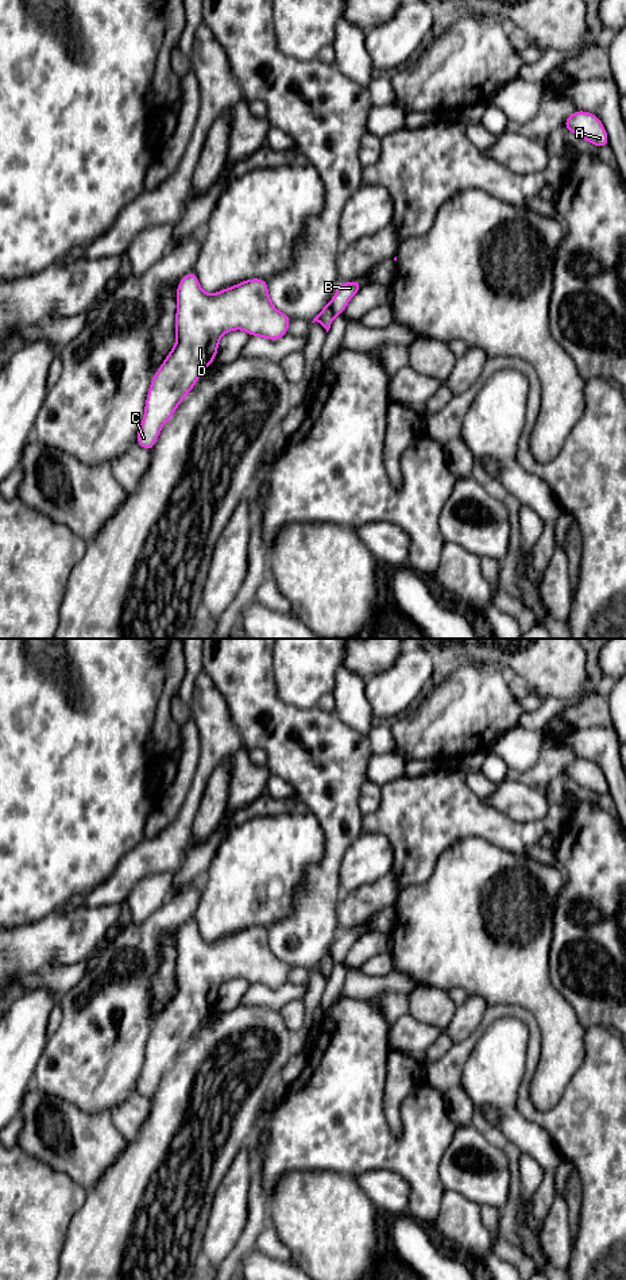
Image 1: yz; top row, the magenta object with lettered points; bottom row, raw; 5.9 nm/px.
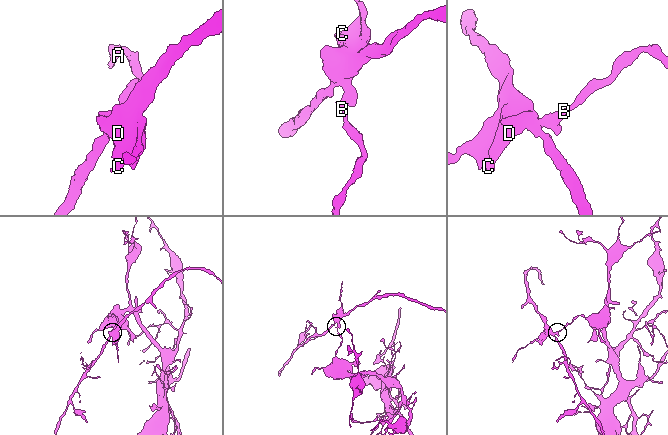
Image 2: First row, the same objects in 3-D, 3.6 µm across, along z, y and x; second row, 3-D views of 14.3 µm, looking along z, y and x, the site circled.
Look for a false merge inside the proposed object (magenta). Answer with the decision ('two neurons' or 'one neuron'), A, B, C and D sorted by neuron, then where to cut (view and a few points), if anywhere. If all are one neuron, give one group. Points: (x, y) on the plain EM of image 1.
two neurons | A B / C D | yz (331, 949), (331, 957), (335, 964)

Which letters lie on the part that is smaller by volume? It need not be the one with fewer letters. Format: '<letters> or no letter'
C, D

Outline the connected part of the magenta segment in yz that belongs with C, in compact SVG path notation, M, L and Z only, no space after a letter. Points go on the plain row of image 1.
M194 918L183 924L177 934L177 990L152 1023L146 1045L143 1068L136 1083L138 1094L147 1099L154 1096L162 1075L190 1041L201 1021L216 1007L219 991L224 982L233 978L244 978L250 984L260 984L274 990L287 982L291 967L273 953L267 928L250 926L208 942L201 937Z

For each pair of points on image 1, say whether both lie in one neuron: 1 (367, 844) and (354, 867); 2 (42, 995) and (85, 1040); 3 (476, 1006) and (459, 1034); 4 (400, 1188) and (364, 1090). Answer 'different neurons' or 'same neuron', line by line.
1: same neuron
2: different neurons
3: same neuron
4: different neurons

